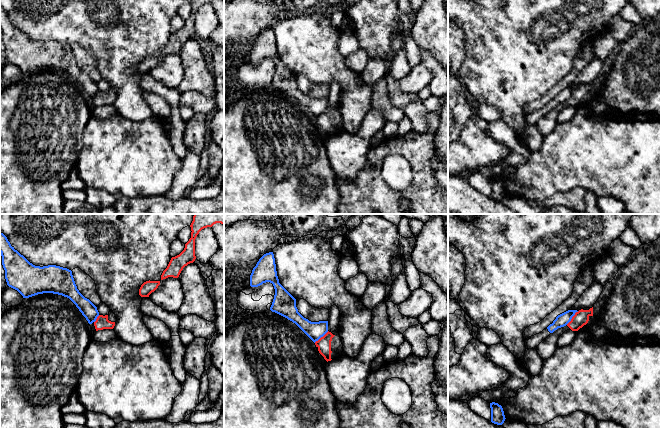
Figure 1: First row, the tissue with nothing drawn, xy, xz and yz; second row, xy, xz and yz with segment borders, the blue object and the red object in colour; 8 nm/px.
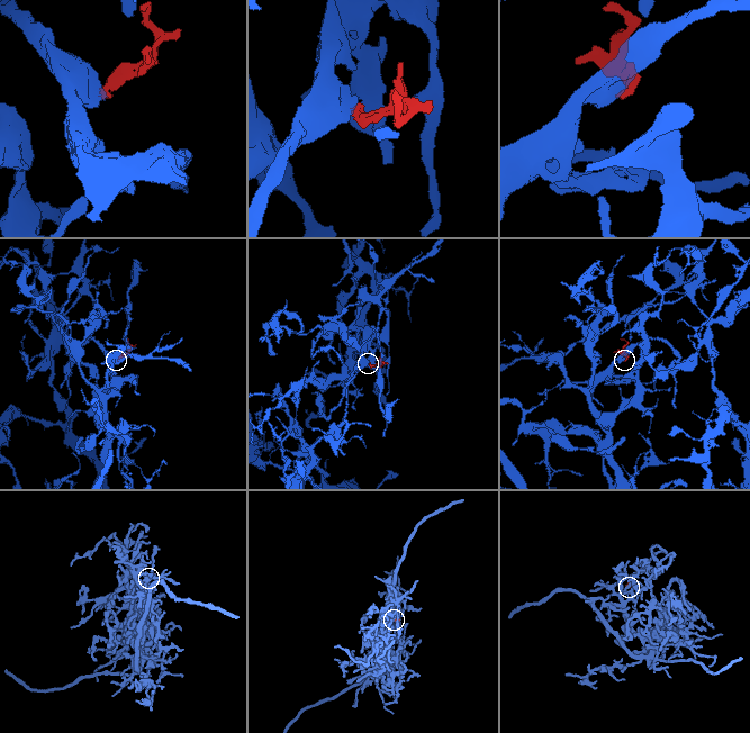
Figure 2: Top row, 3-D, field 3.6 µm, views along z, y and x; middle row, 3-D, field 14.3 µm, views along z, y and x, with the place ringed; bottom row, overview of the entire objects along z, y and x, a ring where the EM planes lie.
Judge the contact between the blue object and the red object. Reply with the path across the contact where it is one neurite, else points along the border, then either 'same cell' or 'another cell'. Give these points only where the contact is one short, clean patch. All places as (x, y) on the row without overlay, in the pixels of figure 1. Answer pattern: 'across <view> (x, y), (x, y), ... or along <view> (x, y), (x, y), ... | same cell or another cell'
along yz (578, 87), (566, 100) | another cell

